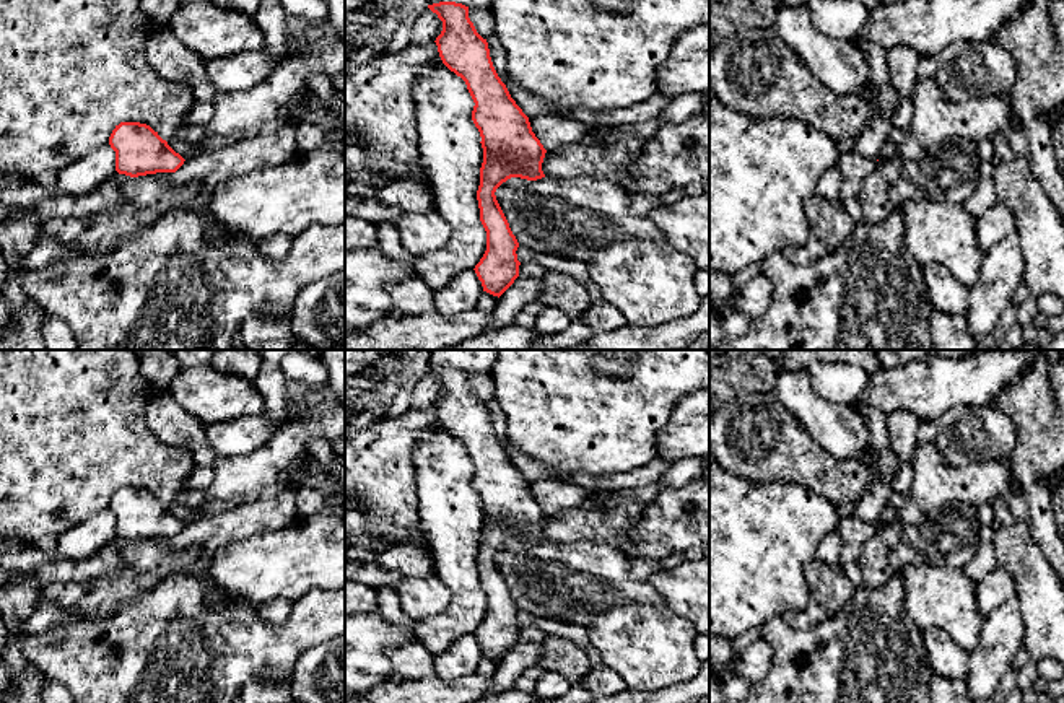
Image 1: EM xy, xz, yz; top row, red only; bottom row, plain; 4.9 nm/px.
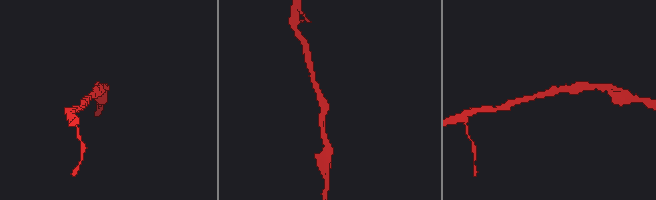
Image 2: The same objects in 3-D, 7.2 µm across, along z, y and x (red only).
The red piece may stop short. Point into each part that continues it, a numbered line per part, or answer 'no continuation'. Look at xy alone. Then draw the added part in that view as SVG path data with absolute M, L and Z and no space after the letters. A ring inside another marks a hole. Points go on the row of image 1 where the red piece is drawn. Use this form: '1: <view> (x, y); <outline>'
no continuation

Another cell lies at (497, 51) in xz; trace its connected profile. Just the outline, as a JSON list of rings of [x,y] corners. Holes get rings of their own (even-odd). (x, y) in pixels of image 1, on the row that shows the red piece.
[[[491,34],[486,39],[486,42],[488,42],[488,49],[490,49],[490,57],[491,57],[493,67],[495,67],[498,76],[501,78],[501,81],[506,85],[506,81],[509,78],[506,50],[501,46],[501,42],[499,42],[496,34]]]

